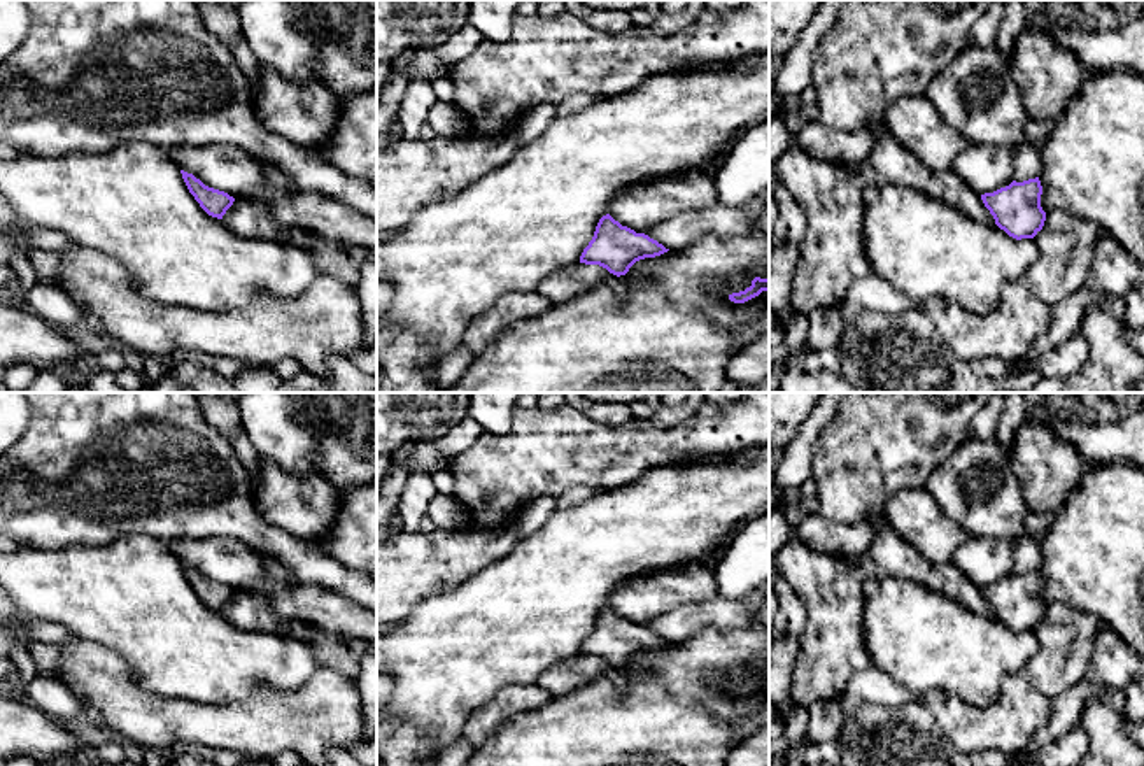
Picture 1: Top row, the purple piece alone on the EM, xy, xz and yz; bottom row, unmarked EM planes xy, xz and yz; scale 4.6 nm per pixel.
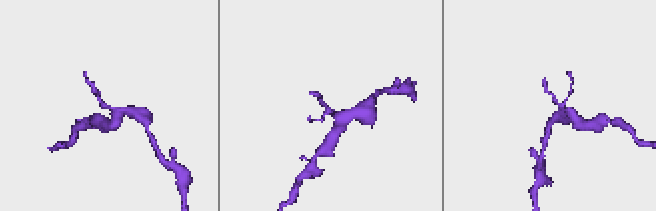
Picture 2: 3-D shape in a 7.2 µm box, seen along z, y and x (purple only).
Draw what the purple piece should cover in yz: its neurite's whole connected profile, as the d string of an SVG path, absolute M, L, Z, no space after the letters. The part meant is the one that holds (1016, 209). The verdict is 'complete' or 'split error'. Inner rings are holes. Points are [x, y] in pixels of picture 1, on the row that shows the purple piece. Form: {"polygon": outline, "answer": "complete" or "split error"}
{"polygon": "M1039 177L1023 182L1013 181L993 193L981 195L995 224L1009 237L1034 238L1044 226L1046 212L1041 207L1042 186Z", "answer": "complete"}

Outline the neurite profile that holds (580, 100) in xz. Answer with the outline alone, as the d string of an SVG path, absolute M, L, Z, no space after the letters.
M585 91L571 93L555 105L557 114L569 114L569 116L578 114L594 105L597 100L601 100L601 96L589 95Z

